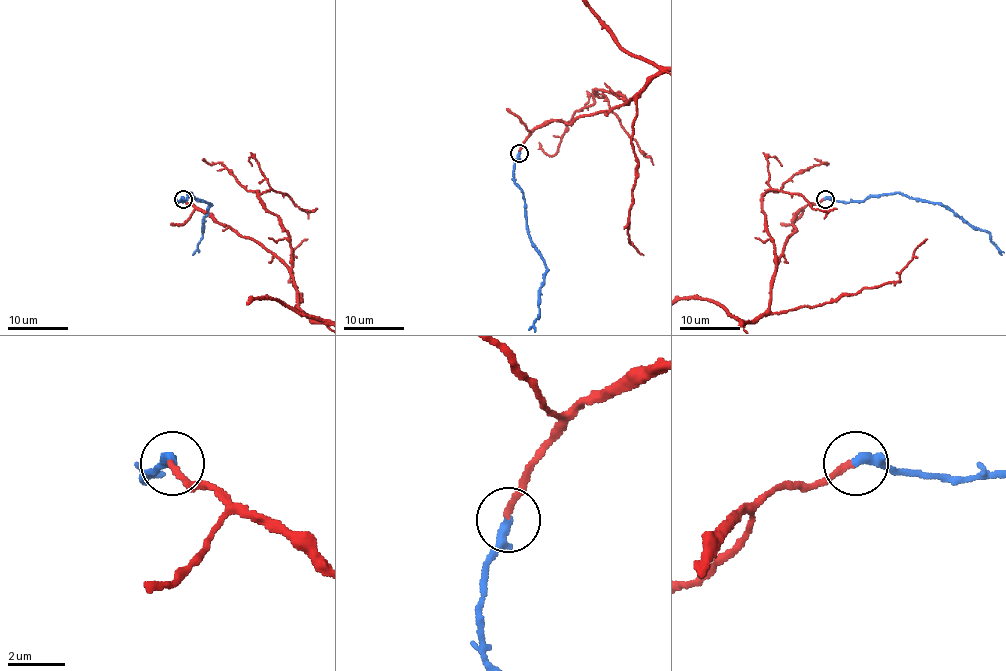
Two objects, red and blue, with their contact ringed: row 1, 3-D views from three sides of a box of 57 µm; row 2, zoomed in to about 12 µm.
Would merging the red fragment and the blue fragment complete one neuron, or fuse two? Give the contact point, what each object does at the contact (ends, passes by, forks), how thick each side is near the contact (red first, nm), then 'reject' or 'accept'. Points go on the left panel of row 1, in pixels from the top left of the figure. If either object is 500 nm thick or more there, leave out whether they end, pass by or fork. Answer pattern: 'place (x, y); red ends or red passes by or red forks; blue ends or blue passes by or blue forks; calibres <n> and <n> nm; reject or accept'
place (183, 199); red ends; blue ends; calibres 240 and 360 nm; accept

